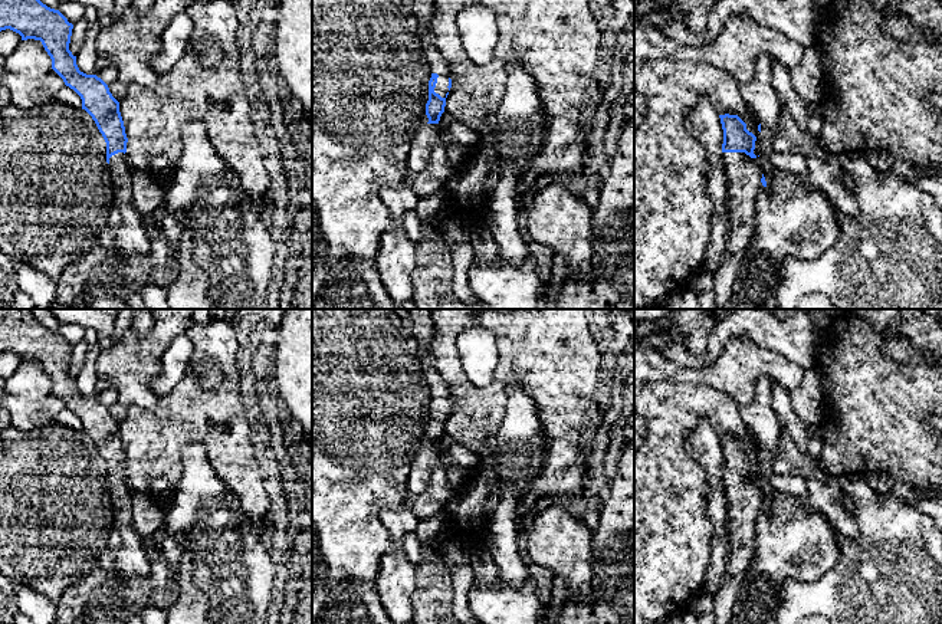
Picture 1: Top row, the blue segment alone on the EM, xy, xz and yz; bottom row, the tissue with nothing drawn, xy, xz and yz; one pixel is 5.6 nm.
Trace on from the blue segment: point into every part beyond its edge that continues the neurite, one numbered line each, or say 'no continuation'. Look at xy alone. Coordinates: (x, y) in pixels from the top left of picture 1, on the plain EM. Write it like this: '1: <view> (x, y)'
1: xy (125, 554)

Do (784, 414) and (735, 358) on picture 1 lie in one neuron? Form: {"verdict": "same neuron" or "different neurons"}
{"verdict": "different neurons"}

